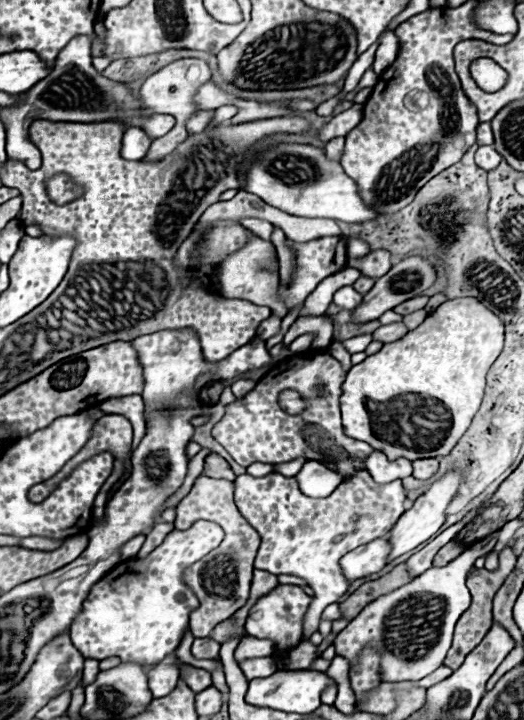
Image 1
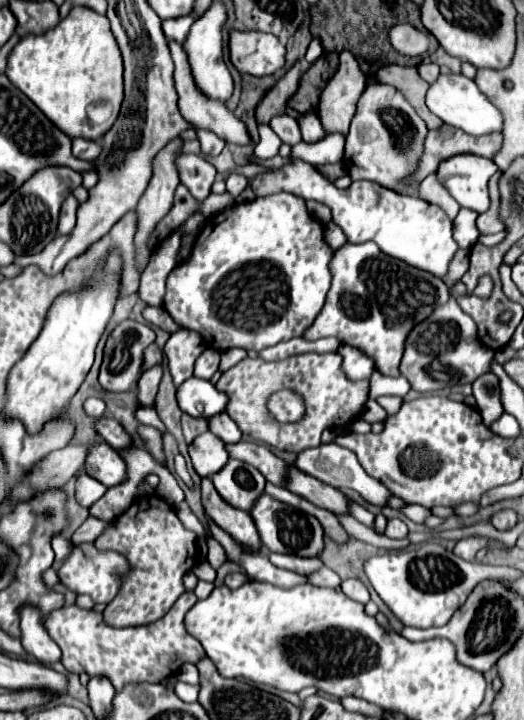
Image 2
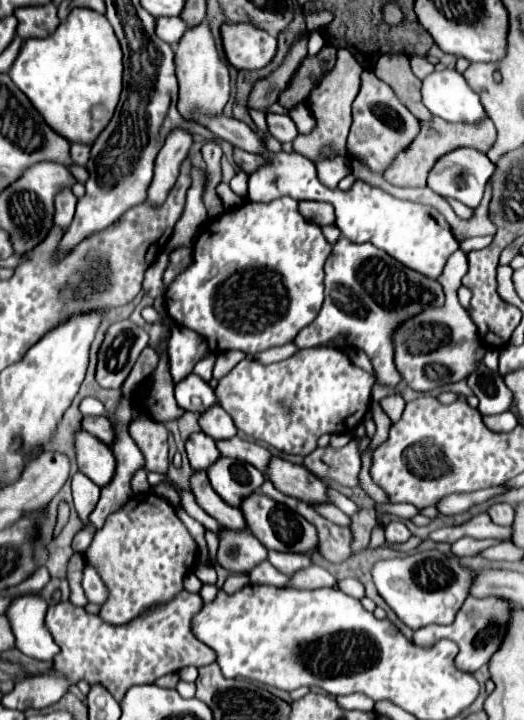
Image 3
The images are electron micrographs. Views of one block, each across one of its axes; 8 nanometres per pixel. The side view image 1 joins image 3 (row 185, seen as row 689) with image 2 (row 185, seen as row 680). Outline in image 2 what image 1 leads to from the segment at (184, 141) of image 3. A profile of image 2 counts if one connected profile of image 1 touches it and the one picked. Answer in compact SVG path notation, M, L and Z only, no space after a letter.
M178 136L178 138L170 140L170 142L156 154L156 158L154 158L154 176L152 176L152 180L150 180L150 184L148 184L148 188L146 188L146 192L144 192L144 196L142 196L140 202L138 202L136 212L138 212L140 220L138 220L138 234L136 234L136 240L134 240L134 242L136 242L136 250L138 250L136 262L138 262L140 268L146 268L148 258L150 258L150 250L148 250L150 232L154 230L154 226L158 224L158 220L162 220L162 216L172 208L174 192L176 192L176 186L180 184L180 180L178 180L178 168L174 168L174 152L182 152L182 144L184 144L184 142L182 142L182 138Z

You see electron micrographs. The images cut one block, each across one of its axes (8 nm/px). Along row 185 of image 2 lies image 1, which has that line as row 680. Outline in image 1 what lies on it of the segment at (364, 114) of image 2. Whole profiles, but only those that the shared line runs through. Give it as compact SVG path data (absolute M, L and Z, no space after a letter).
M498 532L486 536L484 540L472 544L470 548L464 550L464 554L460 554L458 558L454 558L452 562L448 562L446 566L432 566L430 570L426 570L424 574L420 574L418 578L414 578L412 582L400 586L398 590L384 594L382 598L370 602L334 640L336 646L336 654L344 656L350 664L354 664L354 660L358 658L358 654L366 648L372 646L378 654L380 654L380 674L382 674L382 682L404 682L404 680L422 680L424 676L432 674L436 668L440 668L444 664L446 652L452 644L452 632L454 626L458 622L458 618L462 616L462 612L470 606L470 594L466 588L466 576L472 570L474 562L480 556L486 556L488 552L494 550L498 542Z

